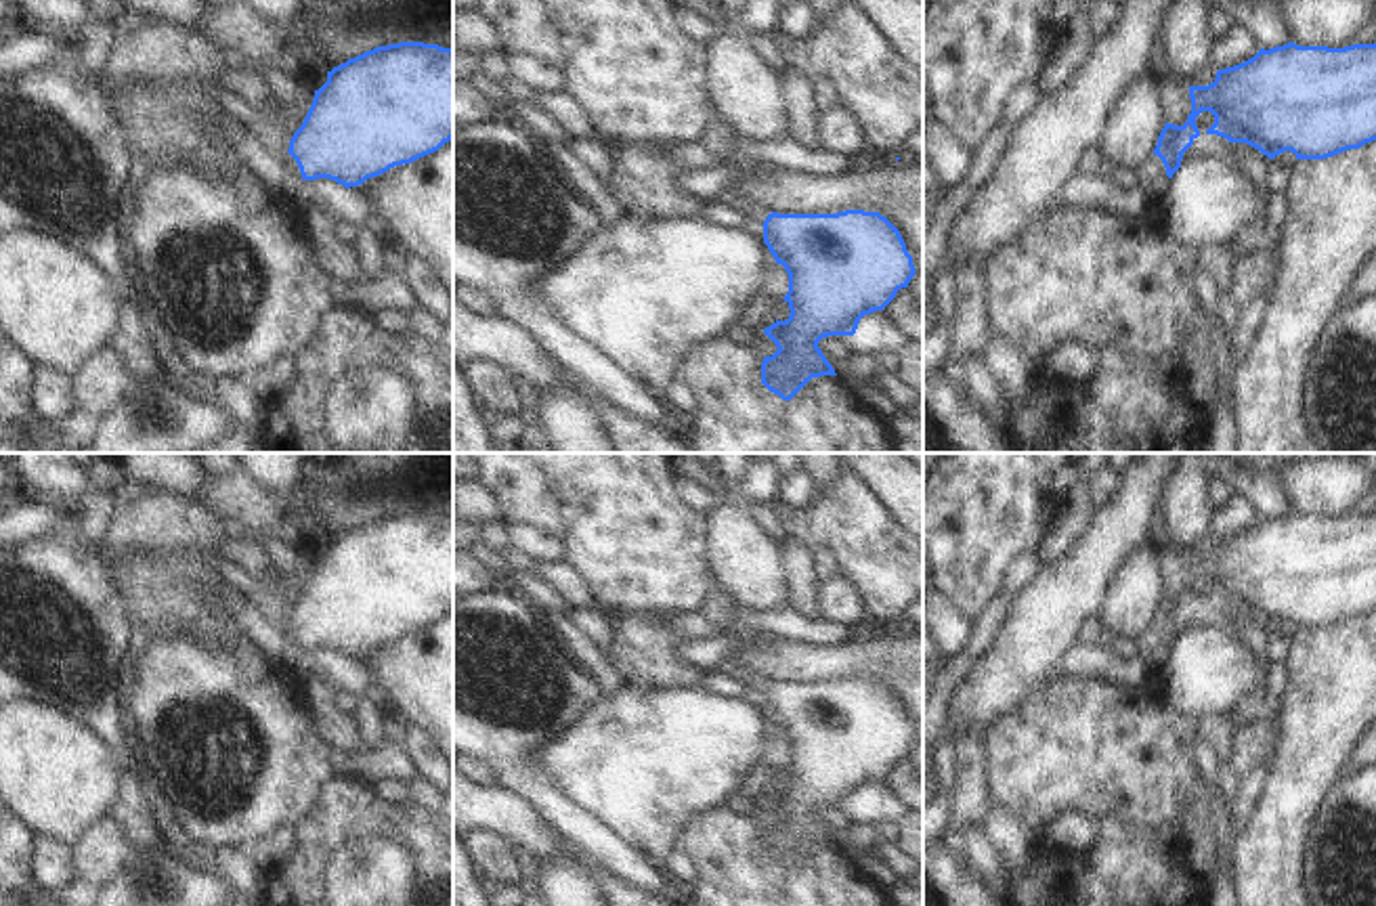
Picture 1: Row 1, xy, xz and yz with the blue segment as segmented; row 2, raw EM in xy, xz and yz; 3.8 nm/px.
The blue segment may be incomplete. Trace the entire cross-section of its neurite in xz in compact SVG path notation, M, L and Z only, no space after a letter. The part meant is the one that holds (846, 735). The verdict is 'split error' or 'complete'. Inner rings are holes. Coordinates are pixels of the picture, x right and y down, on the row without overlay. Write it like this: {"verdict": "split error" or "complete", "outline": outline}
{"verdict": "split error", "outline": "M719 665L717 671L764 696L764 713L789 745L789 761L782 770L791 784L764 799L778 820L764 826L761 854L782 870L791 870L812 847L837 845L818 812L829 805L854 805L864 784L883 780L915 747L912 726L900 700L879 682L768 684L728 665Z"}

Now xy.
{"verdict": "split error", "outline": "M399 512L399 514L378 516L327 541L327 552L319 560L315 560L313 575L302 596L294 602L287 625L281 631L277 631L275 650L285 669L294 652L300 648L302 650L329 648L350 659L363 654L367 648L388 642L394 635L411 633L424 625L430 625L451 608L453 608L453 518L443 518L438 514L424 514L424 512Z"}

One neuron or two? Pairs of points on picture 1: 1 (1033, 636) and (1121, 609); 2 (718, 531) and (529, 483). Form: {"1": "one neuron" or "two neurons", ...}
{"1": "two neurons", "2": "two neurons"}

